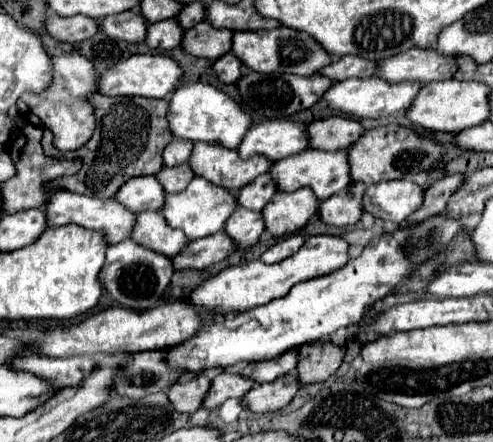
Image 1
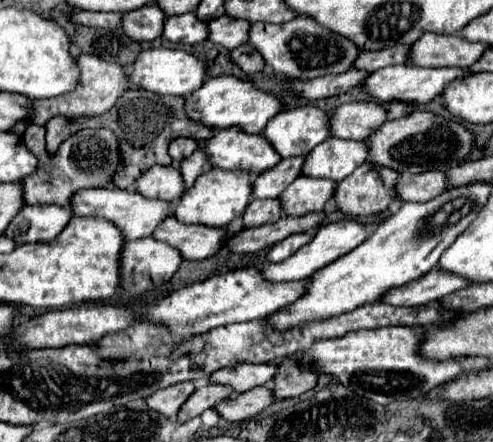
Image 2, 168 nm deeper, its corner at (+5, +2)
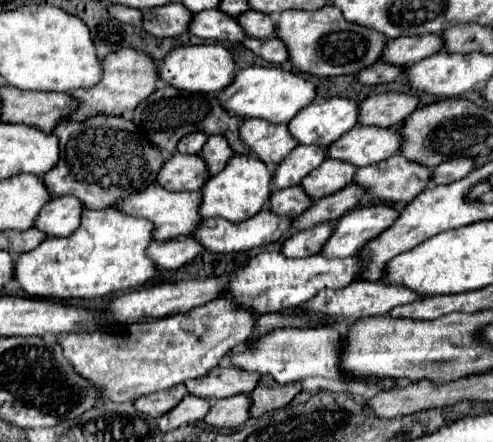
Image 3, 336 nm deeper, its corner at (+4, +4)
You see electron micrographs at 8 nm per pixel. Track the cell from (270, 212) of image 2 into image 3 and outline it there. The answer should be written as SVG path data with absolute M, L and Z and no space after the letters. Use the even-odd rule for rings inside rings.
M300 185L274 191L268 199L268 209L272 213L278 213L282 217L298 217L302 211L306 211L312 205L312 201L306 197L306 193L300 189Z

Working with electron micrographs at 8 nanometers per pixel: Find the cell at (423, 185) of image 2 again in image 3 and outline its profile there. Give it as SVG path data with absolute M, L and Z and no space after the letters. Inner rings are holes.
M452 159L442 165L438 165L432 171L432 185L450 185L452 181L458 181L466 177L474 169L472 159Z

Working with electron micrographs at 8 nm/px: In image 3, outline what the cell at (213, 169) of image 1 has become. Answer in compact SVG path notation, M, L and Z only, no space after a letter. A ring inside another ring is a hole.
M244 119L238 131L242 143L266 165L278 165L296 147L286 125L272 125L264 119Z

